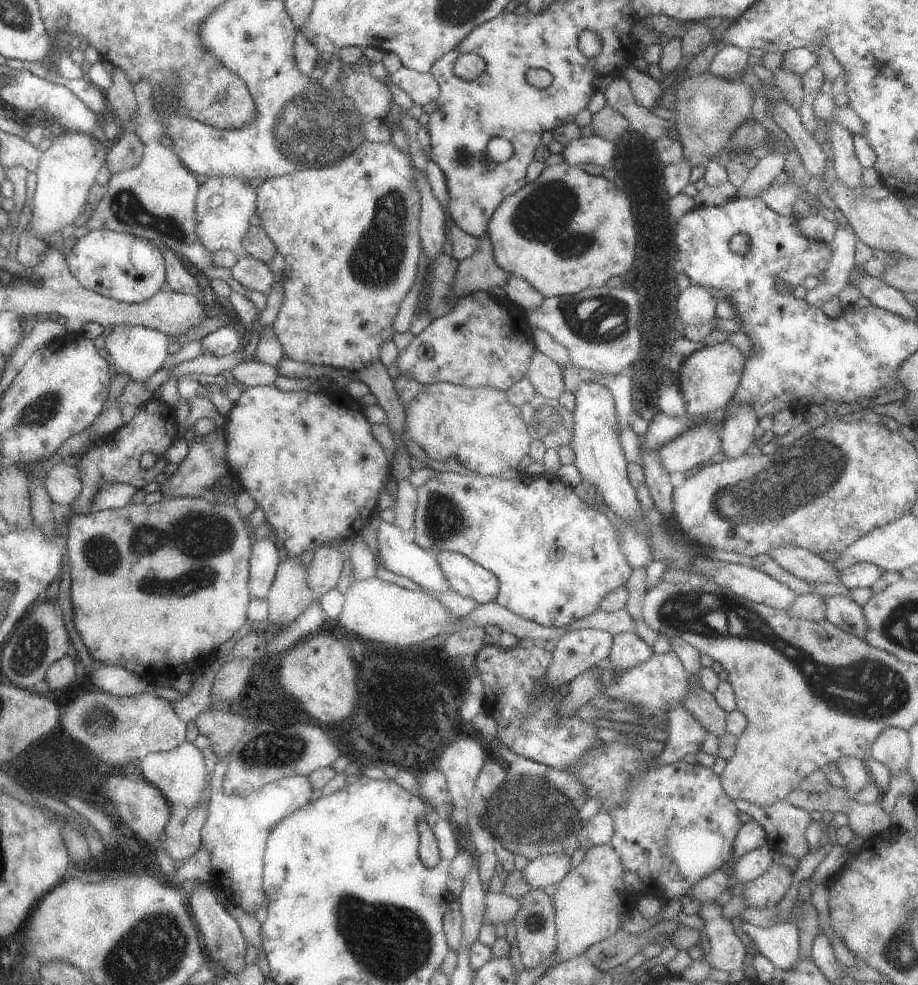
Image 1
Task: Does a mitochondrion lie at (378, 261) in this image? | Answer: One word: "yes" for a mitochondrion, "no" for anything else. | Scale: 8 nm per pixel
yes

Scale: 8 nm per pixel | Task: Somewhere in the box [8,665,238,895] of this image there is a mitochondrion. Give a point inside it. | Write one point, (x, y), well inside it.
(57, 759)

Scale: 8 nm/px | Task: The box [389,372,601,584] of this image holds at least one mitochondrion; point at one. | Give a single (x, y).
(443, 520)

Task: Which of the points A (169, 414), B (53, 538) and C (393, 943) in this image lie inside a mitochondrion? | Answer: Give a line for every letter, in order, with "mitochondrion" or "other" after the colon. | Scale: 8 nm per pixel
A: other
B: other
C: mitochondrion

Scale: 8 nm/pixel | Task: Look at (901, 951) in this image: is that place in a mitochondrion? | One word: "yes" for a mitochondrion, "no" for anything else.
yes

